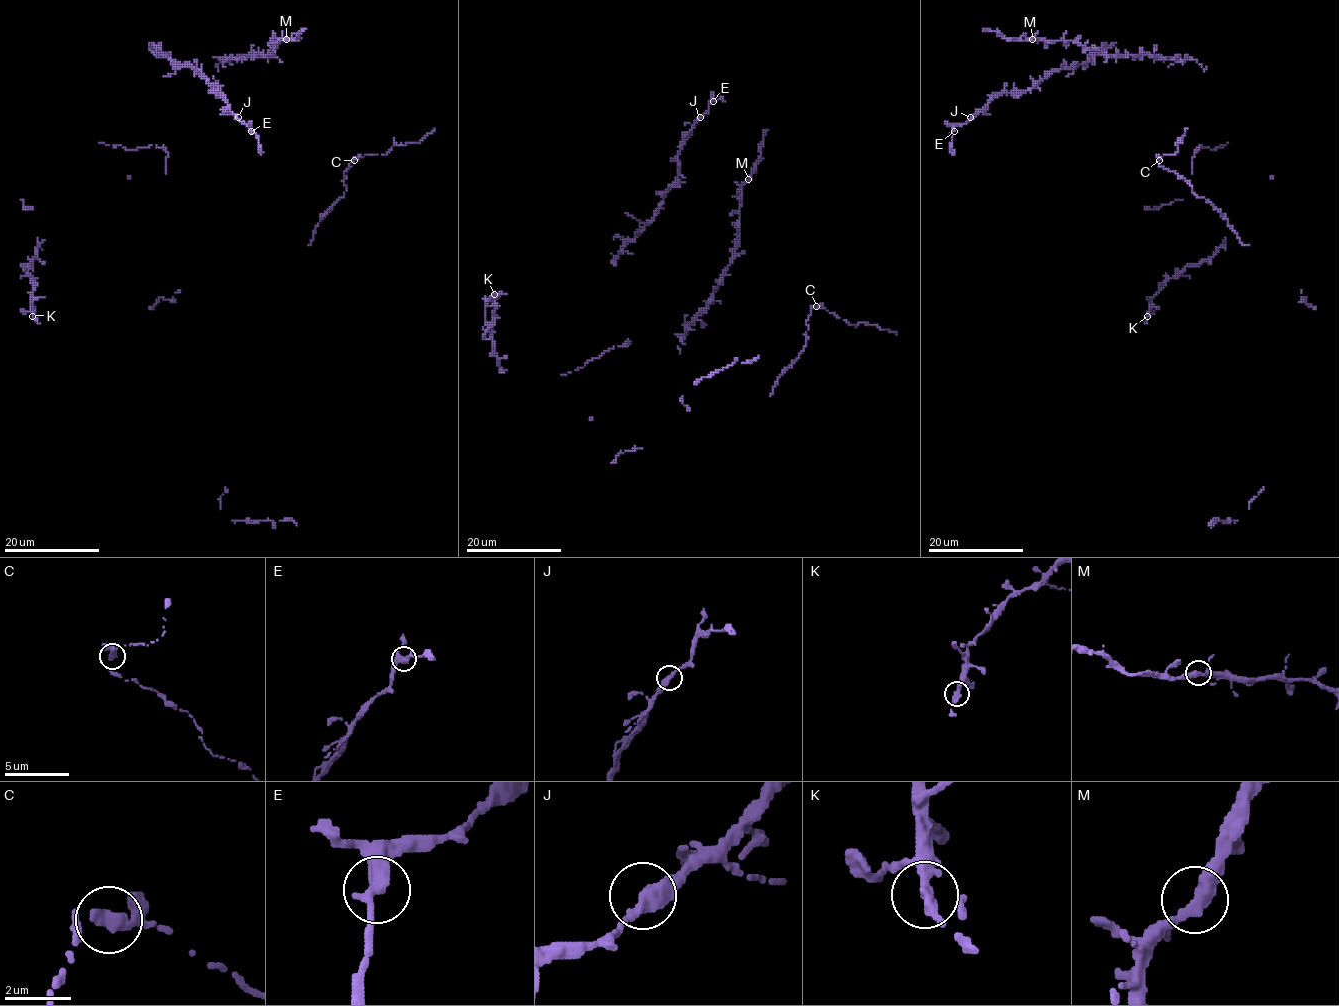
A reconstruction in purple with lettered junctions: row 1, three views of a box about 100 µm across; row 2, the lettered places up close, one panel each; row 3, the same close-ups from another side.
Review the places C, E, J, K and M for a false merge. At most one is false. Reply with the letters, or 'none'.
none

